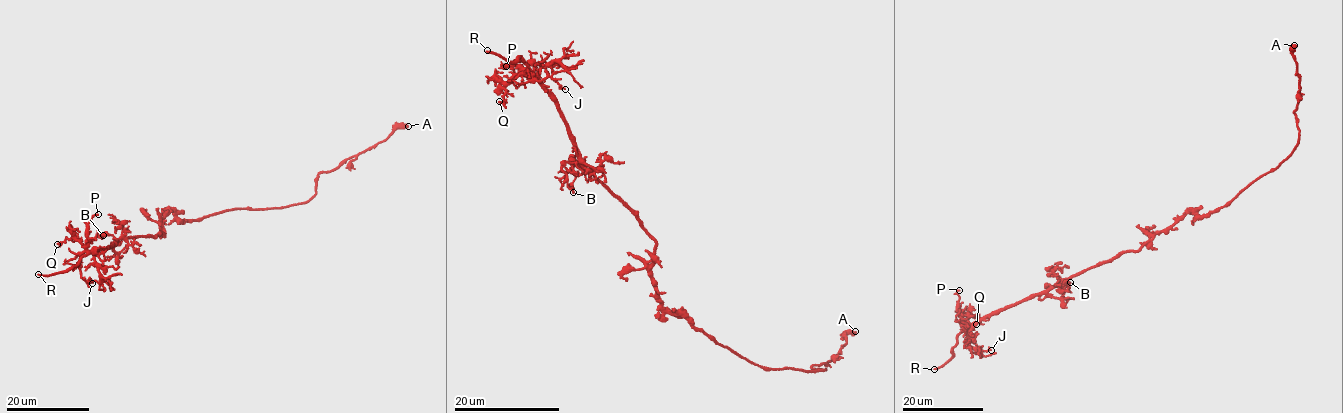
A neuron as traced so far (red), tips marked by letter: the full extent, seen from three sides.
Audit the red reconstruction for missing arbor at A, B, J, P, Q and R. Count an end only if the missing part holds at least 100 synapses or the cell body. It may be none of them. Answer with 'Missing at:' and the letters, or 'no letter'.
Missing at: R

